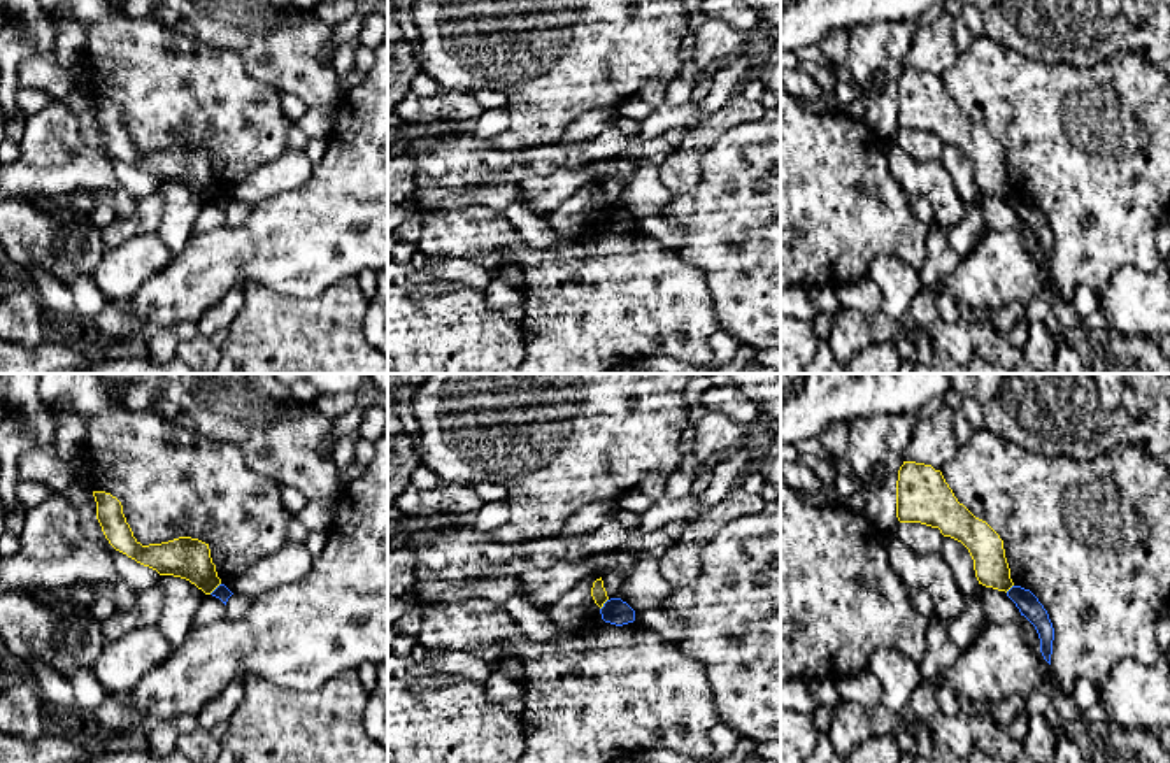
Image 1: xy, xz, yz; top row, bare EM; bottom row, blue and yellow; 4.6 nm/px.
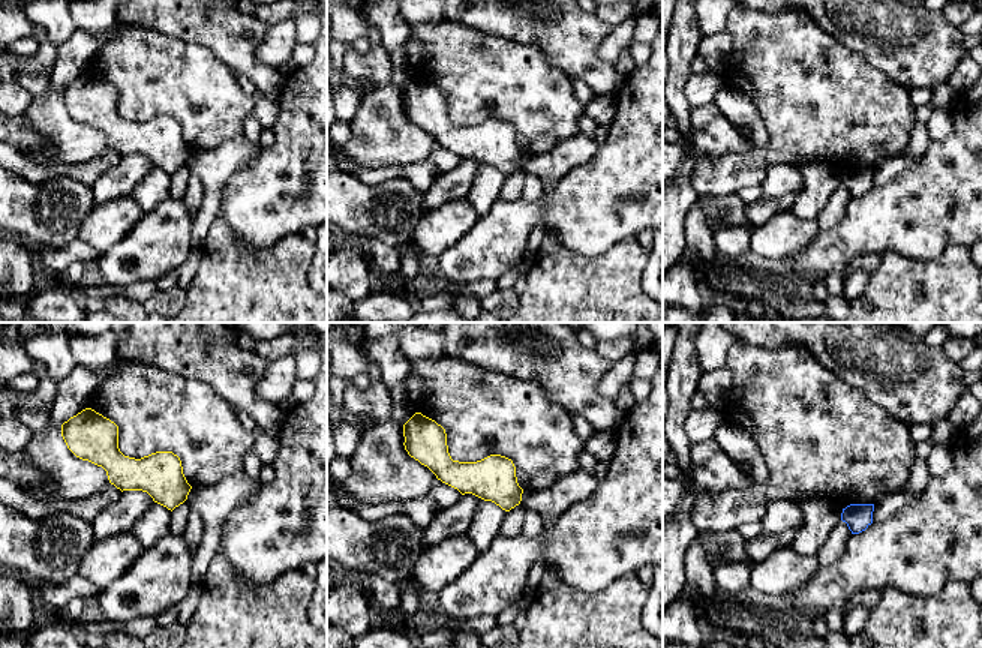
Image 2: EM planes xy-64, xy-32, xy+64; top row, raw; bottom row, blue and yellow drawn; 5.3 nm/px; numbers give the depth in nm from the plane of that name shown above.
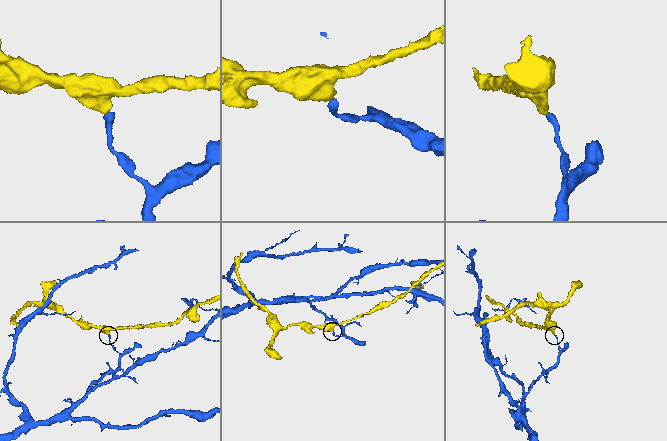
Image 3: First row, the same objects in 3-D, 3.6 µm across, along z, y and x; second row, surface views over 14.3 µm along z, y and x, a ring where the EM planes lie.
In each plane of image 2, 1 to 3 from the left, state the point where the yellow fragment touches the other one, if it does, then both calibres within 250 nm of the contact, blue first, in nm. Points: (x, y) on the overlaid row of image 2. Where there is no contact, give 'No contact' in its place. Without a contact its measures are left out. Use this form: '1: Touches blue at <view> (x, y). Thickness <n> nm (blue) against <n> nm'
1: No contact
2: No contact
3: No contact

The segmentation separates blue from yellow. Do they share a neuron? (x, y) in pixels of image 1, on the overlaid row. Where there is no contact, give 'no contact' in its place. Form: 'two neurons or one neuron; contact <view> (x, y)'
two neurons; contact xy (216, 588)

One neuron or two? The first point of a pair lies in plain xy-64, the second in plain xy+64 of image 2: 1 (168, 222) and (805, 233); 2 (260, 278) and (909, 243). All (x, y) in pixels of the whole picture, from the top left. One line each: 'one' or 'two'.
1: two
2: two

